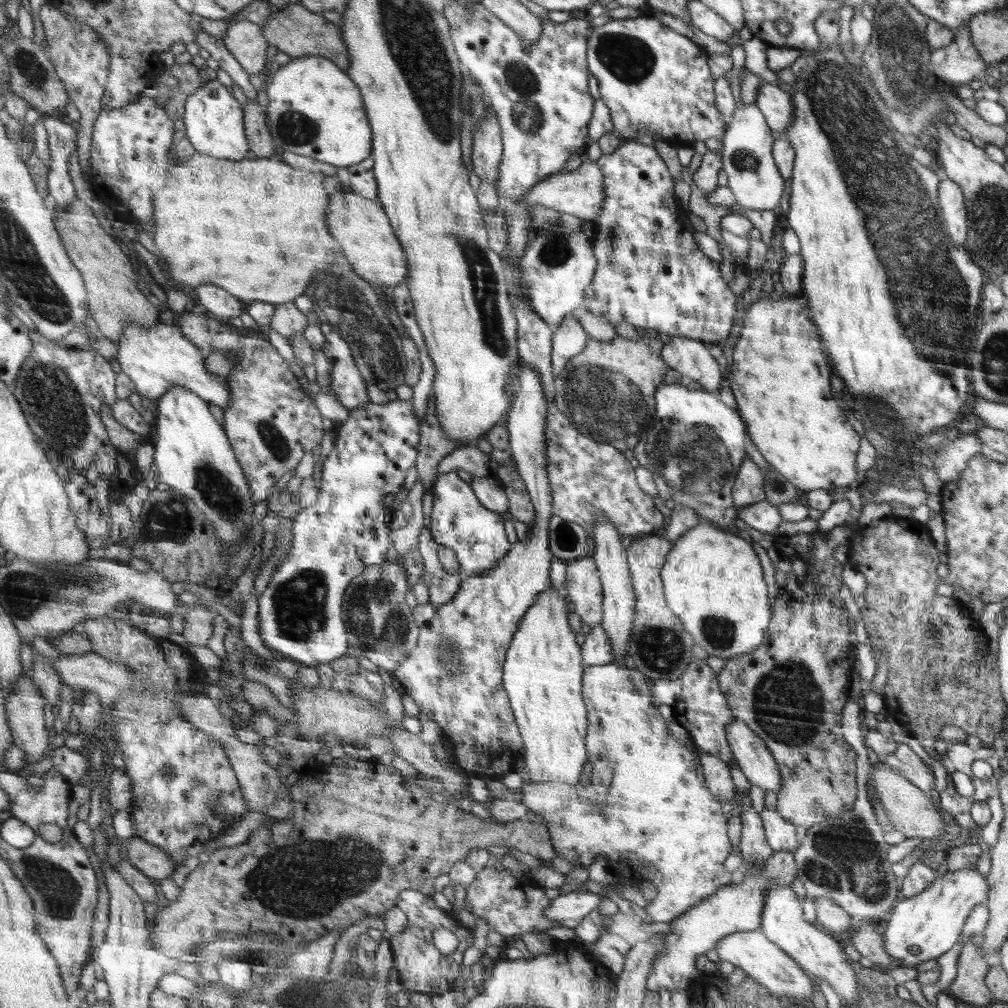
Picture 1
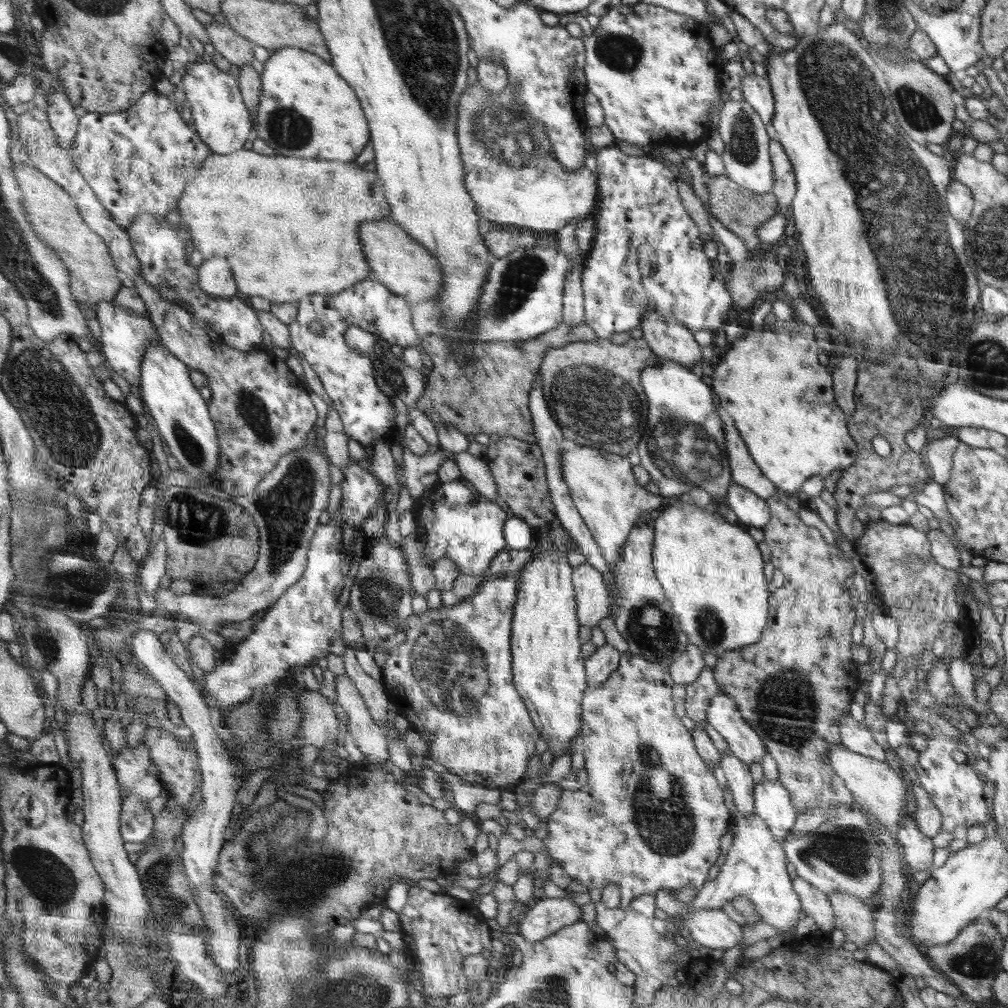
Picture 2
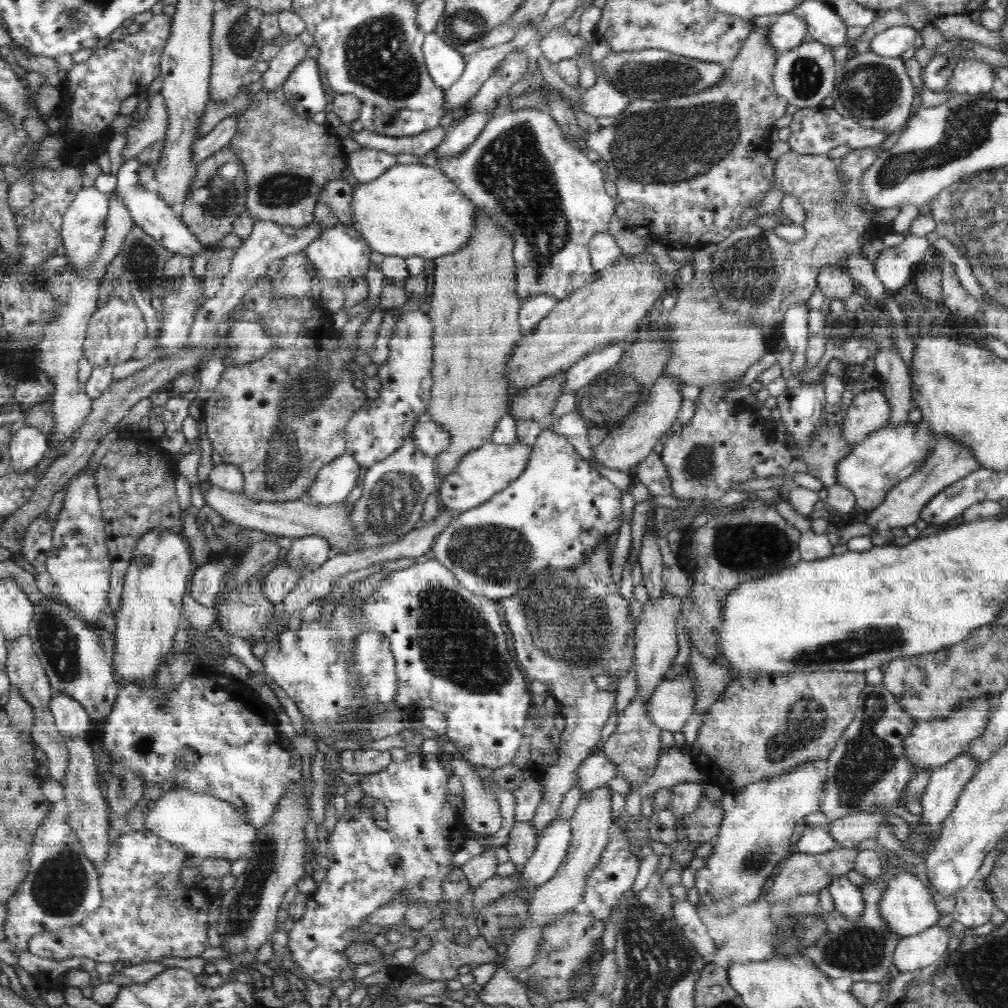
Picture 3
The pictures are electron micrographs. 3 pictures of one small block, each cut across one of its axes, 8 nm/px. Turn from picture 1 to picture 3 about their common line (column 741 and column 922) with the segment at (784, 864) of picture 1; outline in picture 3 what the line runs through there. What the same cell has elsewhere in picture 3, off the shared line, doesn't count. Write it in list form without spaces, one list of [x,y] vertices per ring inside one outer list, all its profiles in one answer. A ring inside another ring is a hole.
[[[906,870],[898,872],[887,884],[883,895],[877,902],[876,909],[879,909],[879,916],[883,918],[888,929],[900,939],[915,936],[927,928],[937,925],[941,916],[926,884]]]

